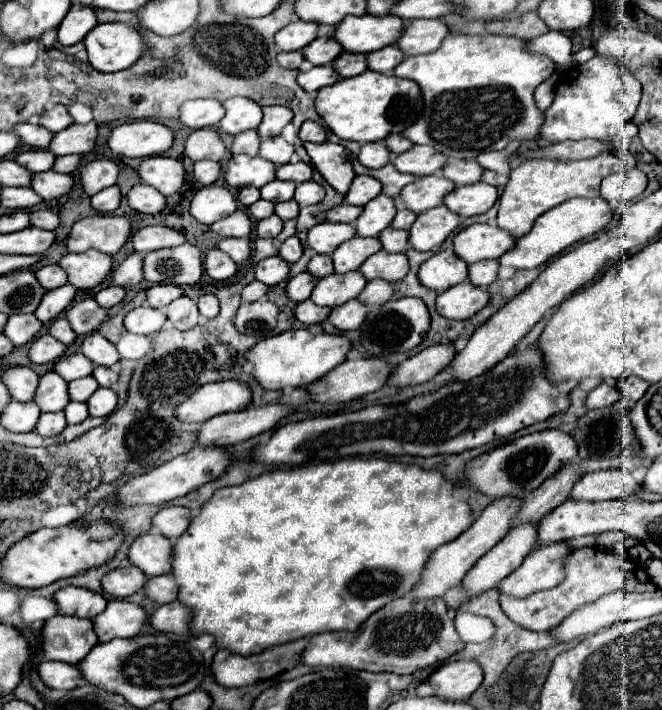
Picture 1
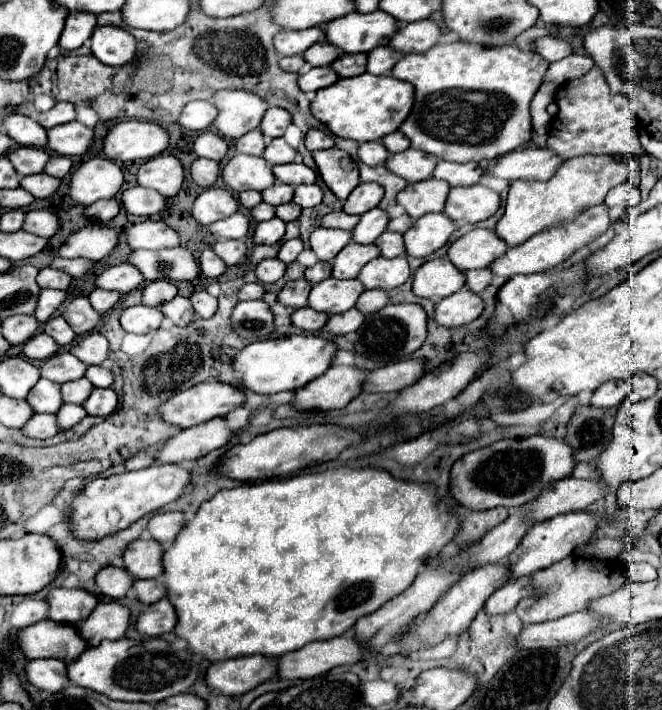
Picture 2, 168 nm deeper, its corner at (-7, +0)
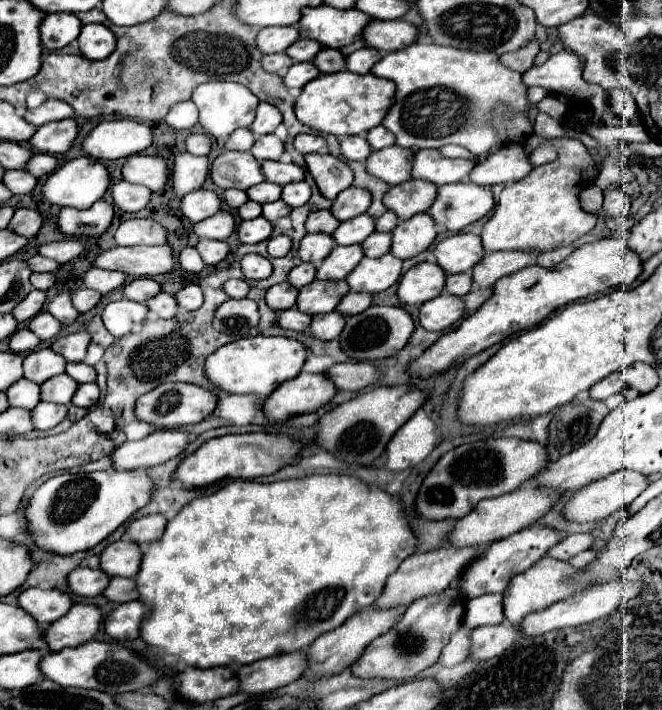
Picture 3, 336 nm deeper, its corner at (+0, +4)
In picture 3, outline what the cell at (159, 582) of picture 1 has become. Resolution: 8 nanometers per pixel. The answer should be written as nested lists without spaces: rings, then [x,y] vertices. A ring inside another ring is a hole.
[[[111,578],[103,596],[113,604],[121,604],[121,602],[129,602],[129,600],[139,598],[135,580],[131,580],[131,578]]]

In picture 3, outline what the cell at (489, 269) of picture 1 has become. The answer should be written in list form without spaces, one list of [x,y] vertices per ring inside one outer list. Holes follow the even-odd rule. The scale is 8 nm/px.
[[[465,272],[465,274],[451,274],[447,276],[447,282],[445,282],[445,290],[453,296],[465,296],[469,290],[471,290],[471,272]]]

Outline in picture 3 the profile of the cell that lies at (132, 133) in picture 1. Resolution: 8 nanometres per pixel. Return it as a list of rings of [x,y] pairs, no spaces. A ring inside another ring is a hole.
[[[123,118],[97,124],[83,140],[83,150],[95,160],[117,160],[143,152],[153,140],[151,128]]]

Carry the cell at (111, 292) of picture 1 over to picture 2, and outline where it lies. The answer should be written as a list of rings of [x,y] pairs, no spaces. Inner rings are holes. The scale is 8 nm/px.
[[[96,288],[88,298],[90,298],[90,304],[98,310],[98,312],[108,312],[118,300],[120,300],[120,292],[112,292],[112,290],[100,290]]]

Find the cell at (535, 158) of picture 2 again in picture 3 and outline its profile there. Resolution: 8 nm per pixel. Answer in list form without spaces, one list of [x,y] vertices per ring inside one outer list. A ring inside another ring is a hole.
[[[509,144],[499,148],[497,152],[491,152],[487,160],[479,162],[471,170],[469,180],[479,186],[495,186],[505,182],[517,182],[525,174],[529,174],[529,170],[531,170],[531,164],[523,146]]]

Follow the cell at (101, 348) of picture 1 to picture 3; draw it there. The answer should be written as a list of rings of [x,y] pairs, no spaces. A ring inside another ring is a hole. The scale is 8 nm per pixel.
[[[75,332],[69,336],[61,336],[51,344],[51,350],[61,354],[67,362],[81,362],[87,354],[87,346],[91,336],[87,332]]]

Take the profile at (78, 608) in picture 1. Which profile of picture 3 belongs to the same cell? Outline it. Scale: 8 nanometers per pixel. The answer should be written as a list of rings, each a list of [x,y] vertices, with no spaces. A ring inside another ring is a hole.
[[[27,588],[19,594],[17,606],[27,610],[39,624],[51,624],[65,616],[71,608],[71,598],[59,590],[43,590],[43,588]]]

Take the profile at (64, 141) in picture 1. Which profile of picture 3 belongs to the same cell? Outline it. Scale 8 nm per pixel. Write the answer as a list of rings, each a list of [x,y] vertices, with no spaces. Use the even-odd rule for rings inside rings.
[[[59,120],[59,122],[49,122],[31,136],[29,144],[35,152],[45,152],[45,154],[63,154],[71,148],[73,140],[77,136],[77,124],[75,120]]]

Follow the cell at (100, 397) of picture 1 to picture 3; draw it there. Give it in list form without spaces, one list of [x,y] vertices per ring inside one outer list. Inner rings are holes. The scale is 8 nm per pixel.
[[[91,382],[91,384],[79,384],[71,402],[81,408],[91,408],[97,404],[97,400],[99,400],[99,386]]]

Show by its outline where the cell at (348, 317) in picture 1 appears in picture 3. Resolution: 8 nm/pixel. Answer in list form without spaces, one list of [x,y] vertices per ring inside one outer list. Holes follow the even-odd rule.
[[[339,312],[317,314],[311,320],[311,336],[321,342],[335,340],[343,332],[343,326],[345,326],[345,316],[341,316]]]

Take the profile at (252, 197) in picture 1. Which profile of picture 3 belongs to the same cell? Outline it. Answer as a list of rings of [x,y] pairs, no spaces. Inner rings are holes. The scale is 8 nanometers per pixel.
[[[231,188],[231,190],[225,190],[223,200],[227,202],[227,206],[229,206],[229,208],[239,208],[239,206],[241,206],[241,204],[245,204],[249,198],[247,198],[247,194],[245,194],[243,190]]]

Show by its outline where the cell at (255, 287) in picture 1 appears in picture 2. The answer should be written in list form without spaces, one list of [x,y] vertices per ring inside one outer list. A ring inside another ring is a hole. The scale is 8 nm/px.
[[[254,282],[254,284],[246,284],[240,288],[238,292],[238,298],[240,300],[258,300],[264,296],[264,286],[260,282]]]

